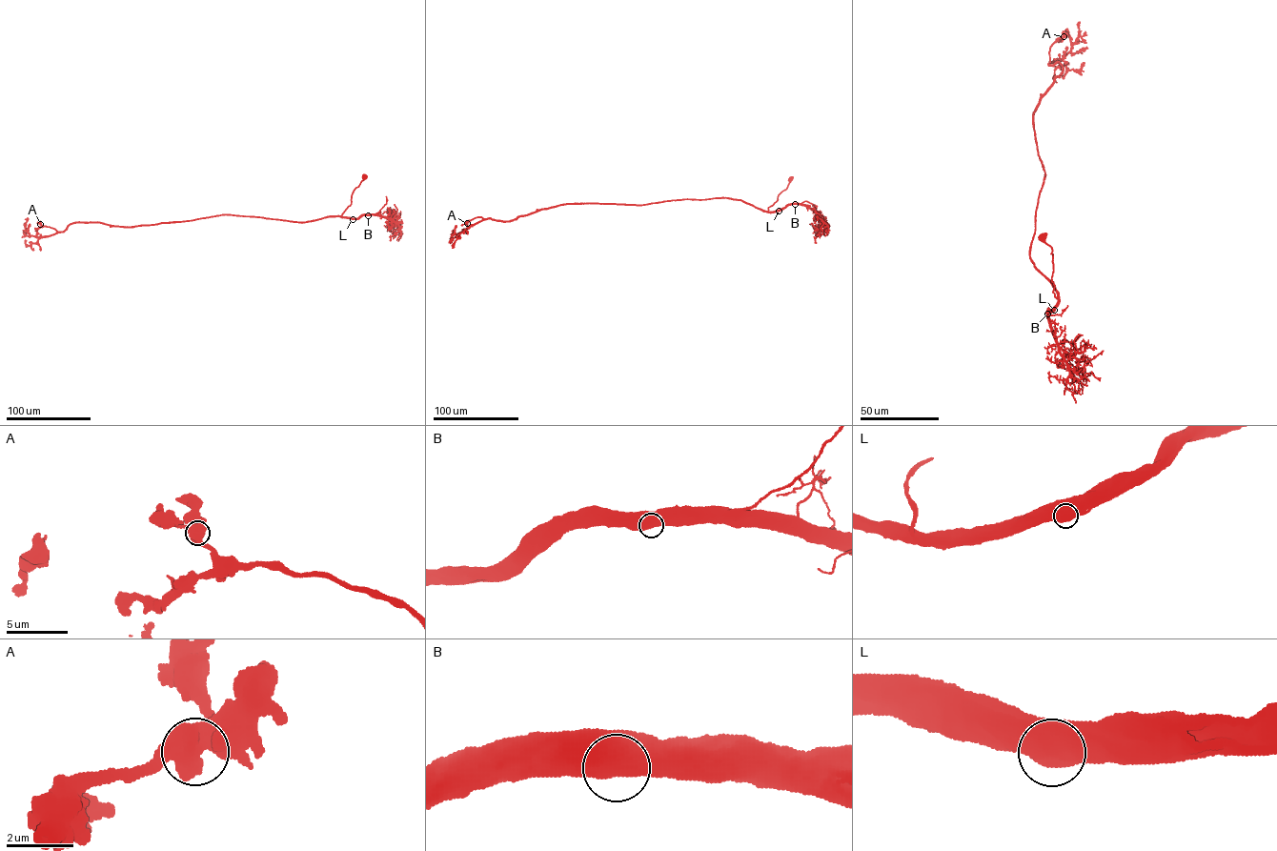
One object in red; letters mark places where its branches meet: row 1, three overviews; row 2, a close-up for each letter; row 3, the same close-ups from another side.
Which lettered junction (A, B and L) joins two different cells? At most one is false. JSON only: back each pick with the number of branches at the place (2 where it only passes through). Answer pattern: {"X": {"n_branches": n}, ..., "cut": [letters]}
{"cut": []}

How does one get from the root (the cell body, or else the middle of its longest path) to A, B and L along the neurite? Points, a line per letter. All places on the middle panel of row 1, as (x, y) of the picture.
A: (790, 178), (768, 211), (725, 197), (641, 205), (582, 203), (541, 209), (508, 221), (477, 217), (467, 223)
B: (790, 178), (768, 212), (795, 204)
L: (790, 178), (786, 189), (768, 208), (769, 212), (779, 211)

